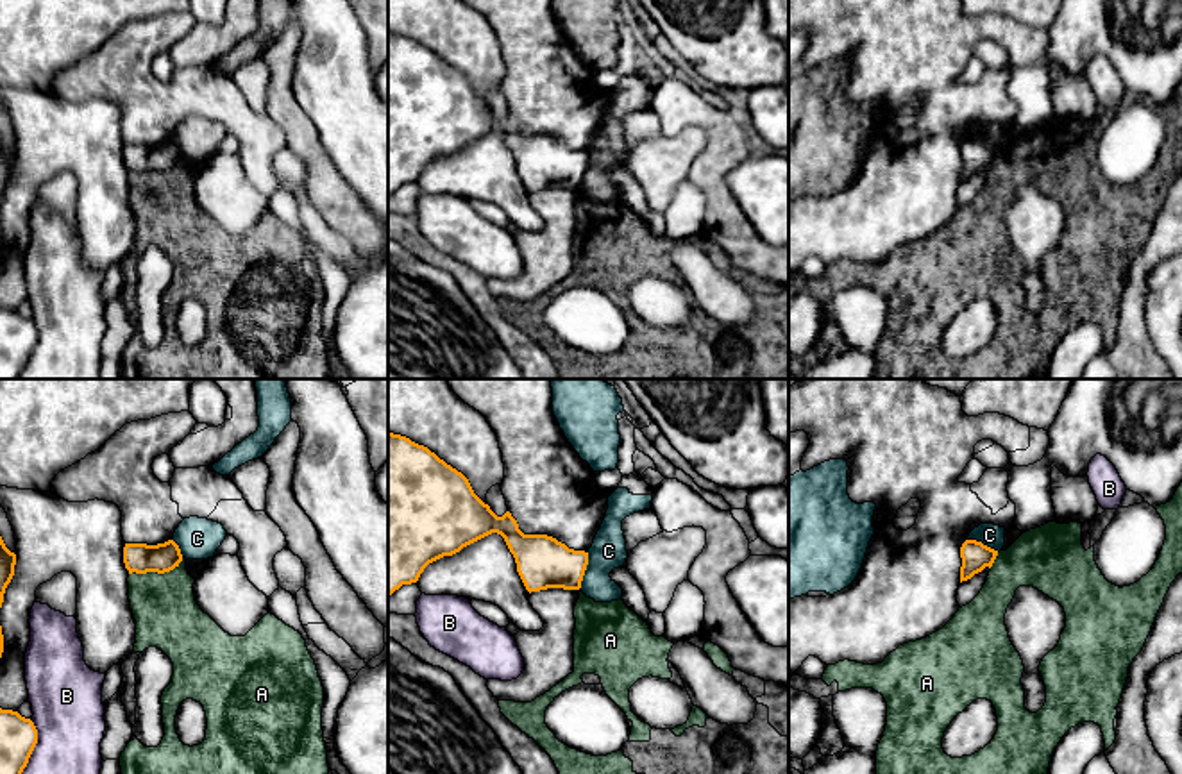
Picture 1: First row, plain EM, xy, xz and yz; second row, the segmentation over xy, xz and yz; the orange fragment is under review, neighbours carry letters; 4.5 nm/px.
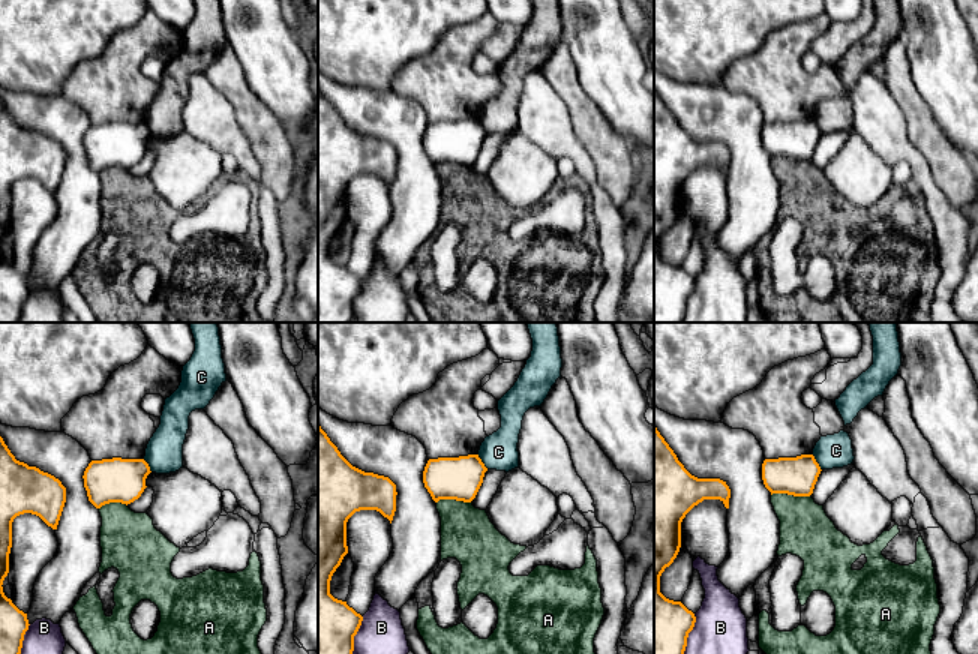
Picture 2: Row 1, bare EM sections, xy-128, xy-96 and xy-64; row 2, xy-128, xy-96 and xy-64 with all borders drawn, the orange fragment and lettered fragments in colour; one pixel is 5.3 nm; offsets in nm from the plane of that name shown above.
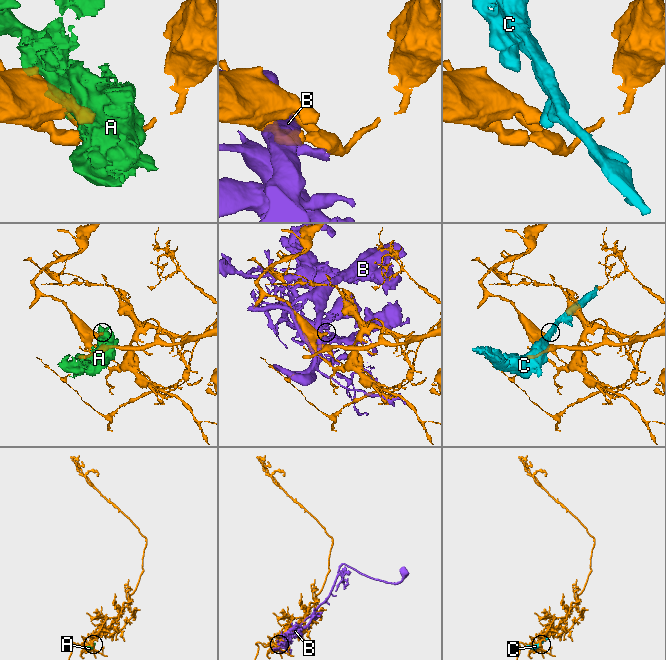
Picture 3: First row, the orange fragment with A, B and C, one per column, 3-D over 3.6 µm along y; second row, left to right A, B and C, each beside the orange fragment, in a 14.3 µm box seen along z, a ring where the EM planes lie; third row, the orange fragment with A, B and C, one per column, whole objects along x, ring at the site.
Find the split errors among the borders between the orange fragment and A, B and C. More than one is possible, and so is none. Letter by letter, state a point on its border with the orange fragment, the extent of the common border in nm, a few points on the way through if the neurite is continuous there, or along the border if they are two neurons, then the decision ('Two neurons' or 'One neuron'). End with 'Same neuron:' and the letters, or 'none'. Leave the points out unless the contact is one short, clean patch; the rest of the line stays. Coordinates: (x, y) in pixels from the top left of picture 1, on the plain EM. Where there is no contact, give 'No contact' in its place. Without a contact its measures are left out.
A: Touches orange at xy (156, 170). Shared border 260 nm. Two neurons
B: Touches orange at xy (33, 349). Shared border 280 nm. Two neurons
C: Touches orange at xz (585, 168). Shared border 180 nm. Boundary: xz (589, 152), (589, 163), (578, 188). Two neurons
Same neuron: none

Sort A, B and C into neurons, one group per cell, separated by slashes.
A C / B

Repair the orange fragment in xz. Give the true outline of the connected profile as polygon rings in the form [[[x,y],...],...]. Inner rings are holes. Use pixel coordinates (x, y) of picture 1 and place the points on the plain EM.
[[[388,32],[388,195],[402,184],[417,182],[424,168],[460,152],[463,147],[497,132],[515,157],[526,189],[579,189],[588,152],[569,148],[547,134],[524,134],[506,111],[497,116],[472,89],[469,79],[427,46]]]

